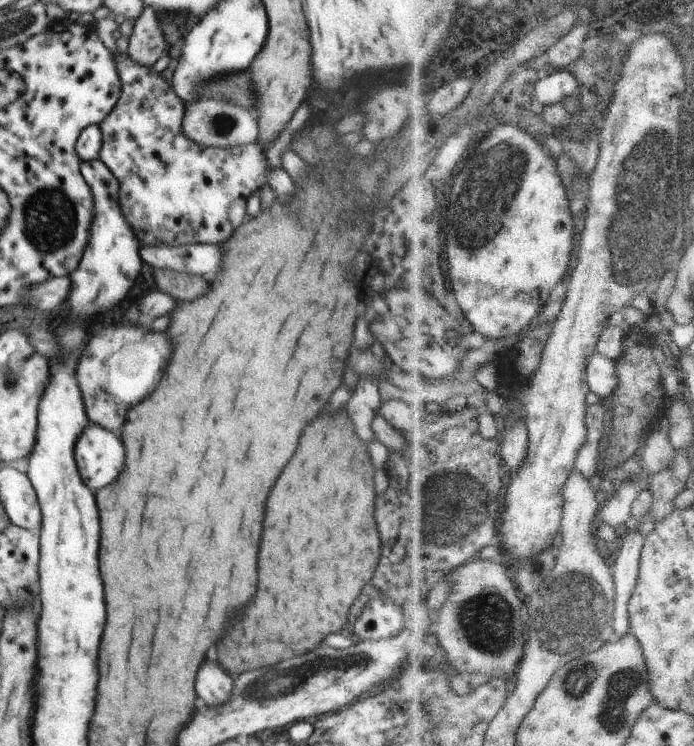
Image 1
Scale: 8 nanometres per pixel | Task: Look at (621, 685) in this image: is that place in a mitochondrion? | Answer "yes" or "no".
yes

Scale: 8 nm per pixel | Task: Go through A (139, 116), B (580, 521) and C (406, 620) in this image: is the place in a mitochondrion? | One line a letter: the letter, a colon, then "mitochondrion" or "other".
A: other
B: other
C: other

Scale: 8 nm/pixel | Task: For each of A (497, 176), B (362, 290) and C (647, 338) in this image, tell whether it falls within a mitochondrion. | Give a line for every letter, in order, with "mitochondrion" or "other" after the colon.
A: mitochondrion
B: other
C: other

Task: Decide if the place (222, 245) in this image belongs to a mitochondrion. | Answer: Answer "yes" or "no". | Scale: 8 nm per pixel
no

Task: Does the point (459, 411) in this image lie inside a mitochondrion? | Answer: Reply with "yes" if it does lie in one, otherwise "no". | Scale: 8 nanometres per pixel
no

